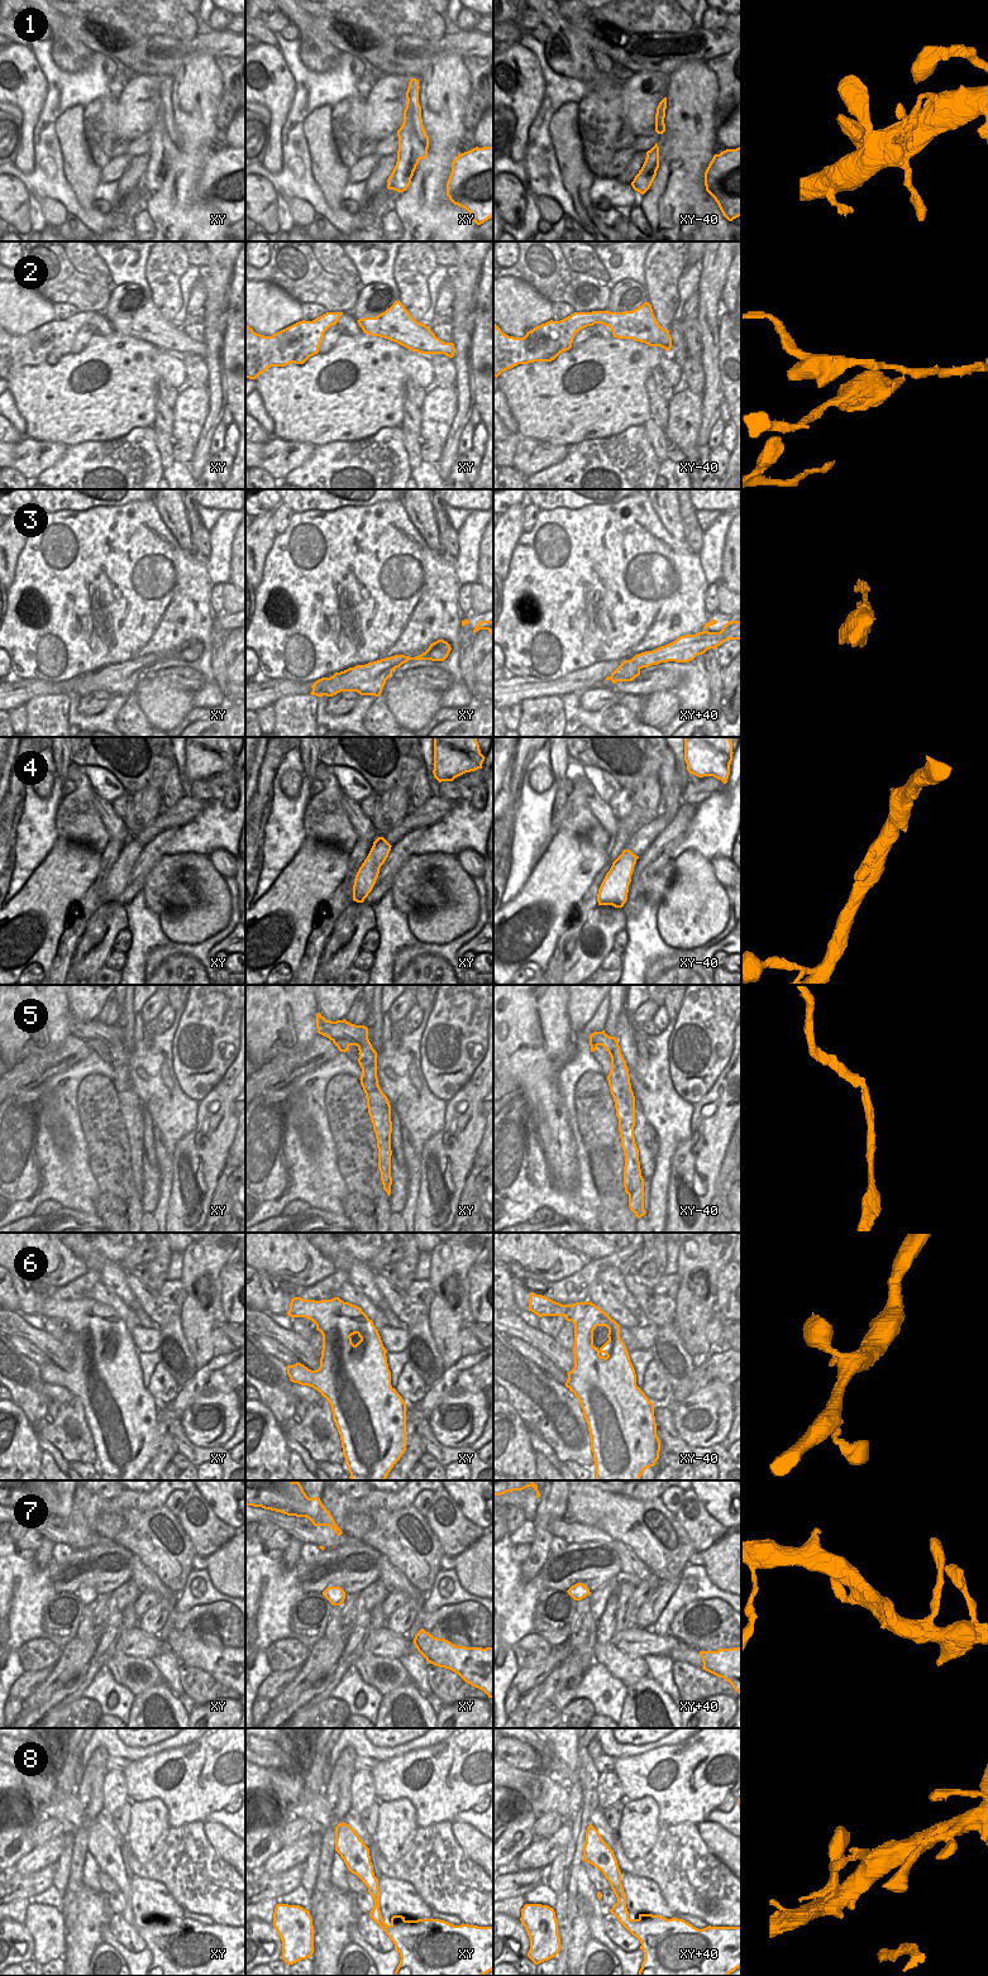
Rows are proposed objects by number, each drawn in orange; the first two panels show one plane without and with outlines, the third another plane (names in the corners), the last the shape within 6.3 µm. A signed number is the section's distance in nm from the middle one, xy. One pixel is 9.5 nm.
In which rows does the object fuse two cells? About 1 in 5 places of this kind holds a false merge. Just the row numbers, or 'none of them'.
2

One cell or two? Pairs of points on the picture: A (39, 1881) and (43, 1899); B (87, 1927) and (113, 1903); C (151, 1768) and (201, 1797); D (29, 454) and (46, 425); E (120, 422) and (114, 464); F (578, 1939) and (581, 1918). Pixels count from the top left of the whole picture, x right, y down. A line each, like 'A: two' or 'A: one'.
A: two
B: two
C: one
D: two
E: two
F: one

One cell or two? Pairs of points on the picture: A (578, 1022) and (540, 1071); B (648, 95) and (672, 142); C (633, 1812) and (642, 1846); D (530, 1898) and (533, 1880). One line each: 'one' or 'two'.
A: two
B: two
C: one
D: two

